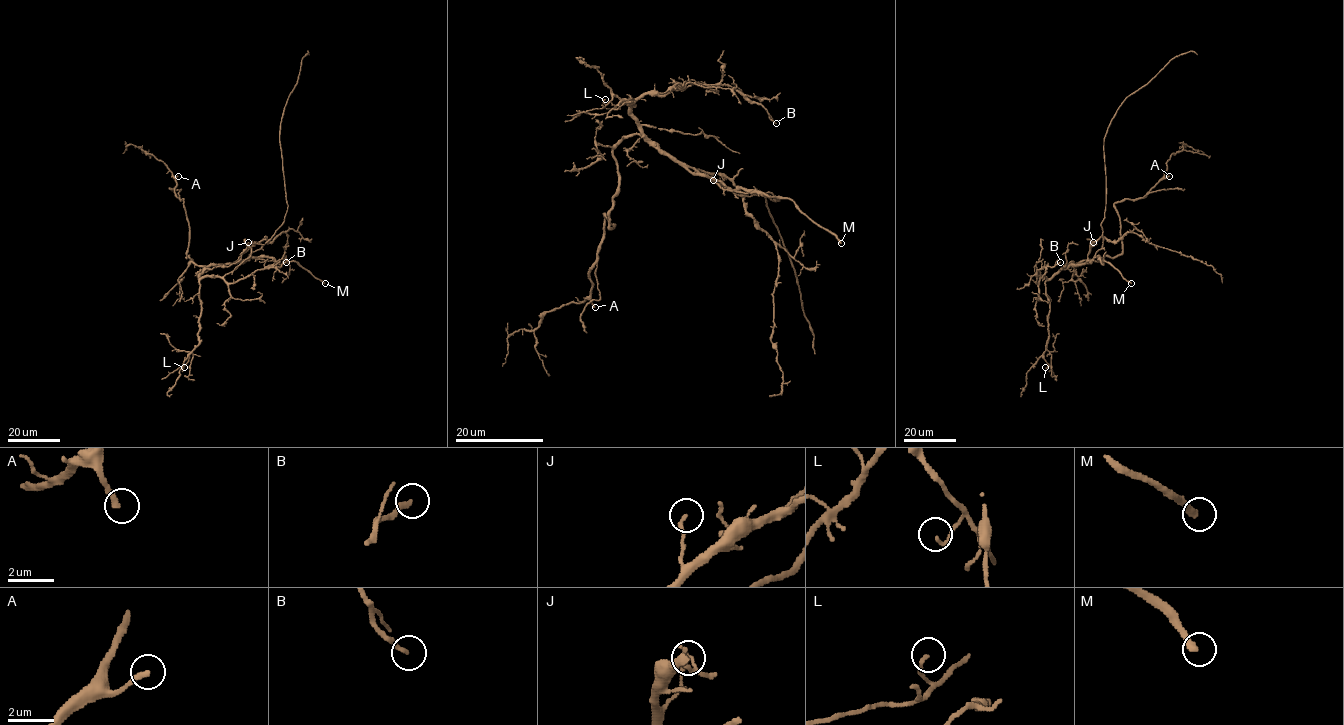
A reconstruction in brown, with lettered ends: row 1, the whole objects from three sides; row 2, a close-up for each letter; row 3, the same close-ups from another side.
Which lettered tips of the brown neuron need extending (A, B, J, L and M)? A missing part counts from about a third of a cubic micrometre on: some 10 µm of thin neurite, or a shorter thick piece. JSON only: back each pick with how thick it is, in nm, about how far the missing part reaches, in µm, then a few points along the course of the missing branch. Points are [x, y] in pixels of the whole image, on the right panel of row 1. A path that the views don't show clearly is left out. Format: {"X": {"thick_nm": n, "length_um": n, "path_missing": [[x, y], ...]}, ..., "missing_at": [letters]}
{"A": {"thick_nm": 280, "length_um": 25}, "M": {"thick_nm": 300, "length_um": 170, "path_missing": [[1131, 283], [1141, 297], [1097, 406], [1073, 399], [1064, 412], [1033, 420], [998, 442], [916, 438]]}, "missing_at": ["A", "M"]}

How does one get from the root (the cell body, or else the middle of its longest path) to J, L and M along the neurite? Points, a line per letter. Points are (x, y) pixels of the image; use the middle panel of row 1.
J: (679, 164), (709, 172), (713, 180)
L: (679, 164), (643, 132), (631, 112), (631, 99), (633, 105), (617, 95), (606, 104), (605, 99)
M: (679, 164), (692, 166), (719, 180), (728, 189), (788, 197), (841, 243)

